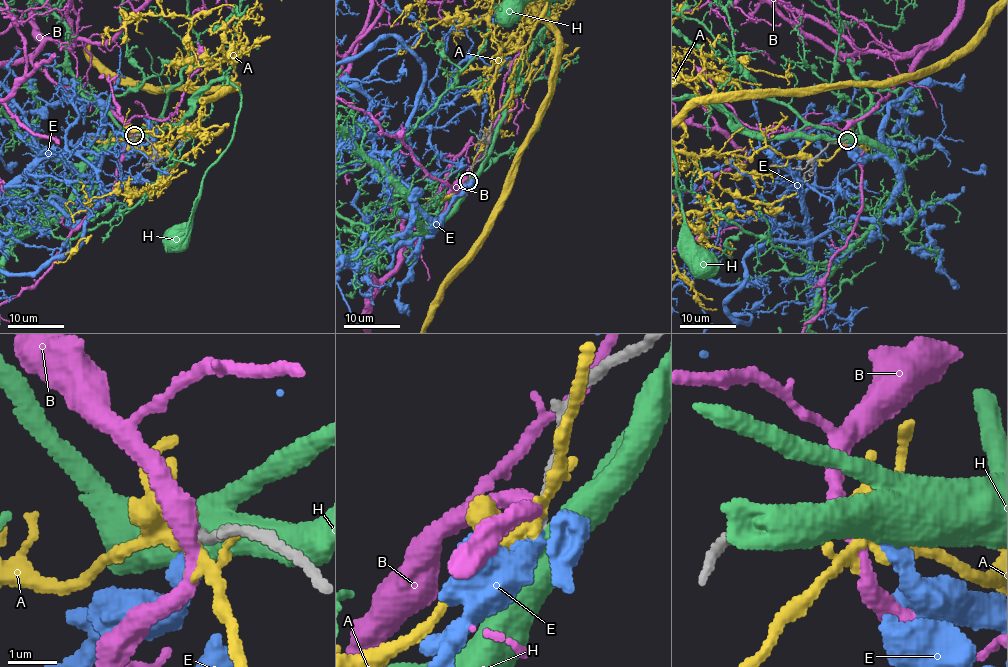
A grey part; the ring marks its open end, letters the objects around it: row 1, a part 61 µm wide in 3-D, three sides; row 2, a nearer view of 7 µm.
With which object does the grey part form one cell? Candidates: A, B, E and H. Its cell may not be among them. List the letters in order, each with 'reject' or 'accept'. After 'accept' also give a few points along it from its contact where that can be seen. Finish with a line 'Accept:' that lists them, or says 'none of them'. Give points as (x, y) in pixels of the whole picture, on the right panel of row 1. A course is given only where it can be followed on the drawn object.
A: reject
B: reject
E: reject
H: accept
Accept: H

